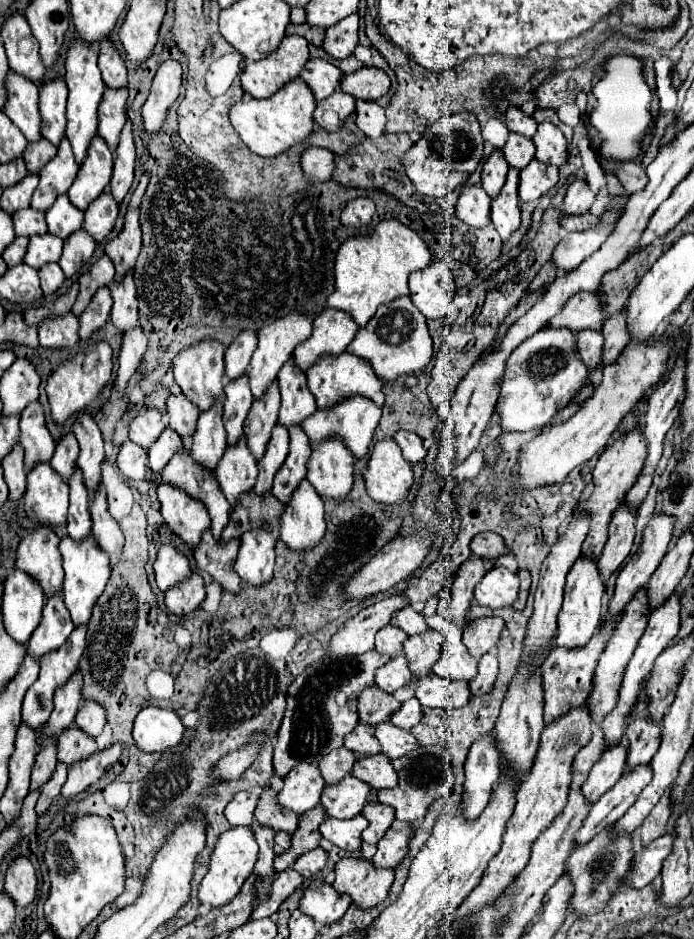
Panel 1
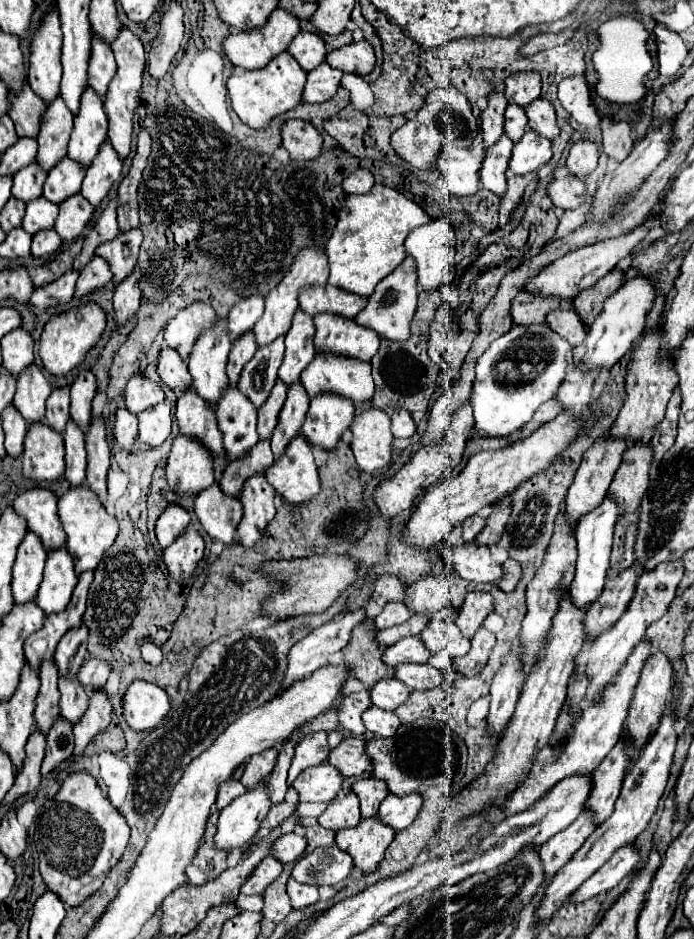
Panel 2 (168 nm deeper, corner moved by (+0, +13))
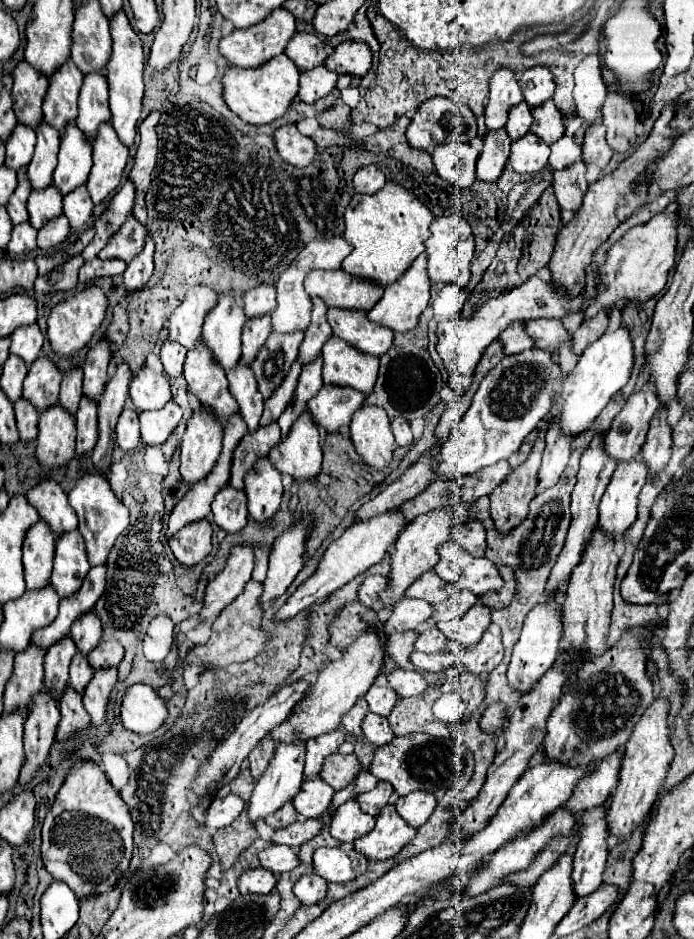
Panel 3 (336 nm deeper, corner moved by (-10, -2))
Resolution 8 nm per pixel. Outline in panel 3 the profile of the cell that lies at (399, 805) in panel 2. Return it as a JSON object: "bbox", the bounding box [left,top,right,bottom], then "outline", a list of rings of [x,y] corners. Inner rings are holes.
{"bbox":[395,792,437,830],"outline":[[[411,792],[409,796],[401,796],[395,802],[397,814],[415,830],[419,830],[429,816],[433,814],[433,808],[437,806],[435,796],[429,792]]]}

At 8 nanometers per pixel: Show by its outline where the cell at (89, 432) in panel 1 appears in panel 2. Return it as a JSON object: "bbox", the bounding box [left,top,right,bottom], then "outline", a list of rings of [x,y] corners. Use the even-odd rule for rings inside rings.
{"bbox":[71,371,97,429],"outline":[[[79,371],[71,383],[71,417],[81,429],[89,427],[91,401],[97,391],[97,379],[91,371]]]}

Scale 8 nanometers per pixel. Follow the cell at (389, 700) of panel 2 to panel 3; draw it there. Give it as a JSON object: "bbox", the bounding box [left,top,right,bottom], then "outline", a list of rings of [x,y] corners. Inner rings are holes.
{"bbox":[365,674,399,716],"outline":[[[379,674],[369,692],[365,694],[365,700],[369,702],[369,708],[373,714],[379,714],[379,716],[389,716],[395,708],[395,704],[399,702],[399,696],[397,692],[393,692],[383,674]]]}

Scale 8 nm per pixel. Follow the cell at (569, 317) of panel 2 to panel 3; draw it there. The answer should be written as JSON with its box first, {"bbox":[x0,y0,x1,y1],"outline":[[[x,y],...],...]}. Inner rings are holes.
{"bbox":[527,318,573,350],"outline":[[[547,318],[529,320],[527,328],[529,328],[529,336],[537,340],[537,348],[557,348],[559,350],[563,346],[573,344],[571,334],[561,320],[547,320]]]}

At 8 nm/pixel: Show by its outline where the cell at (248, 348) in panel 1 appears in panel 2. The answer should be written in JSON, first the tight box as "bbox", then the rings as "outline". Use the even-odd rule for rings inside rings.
{"bbox":[227,295,265,339],"outline":[[[251,295],[235,303],[227,317],[229,319],[229,337],[237,339],[245,331],[253,329],[253,325],[263,315],[263,305],[265,305],[265,299],[261,295]]]}

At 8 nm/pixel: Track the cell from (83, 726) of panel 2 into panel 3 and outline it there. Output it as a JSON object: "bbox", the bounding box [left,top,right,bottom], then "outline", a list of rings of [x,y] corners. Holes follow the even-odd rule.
{"bbox":[83,668,117,728],"outline":[[[113,668],[93,674],[93,680],[89,682],[89,688],[85,690],[85,696],[83,696],[83,706],[91,716],[93,728],[107,722],[107,704],[115,684],[117,684],[117,670]]]}

